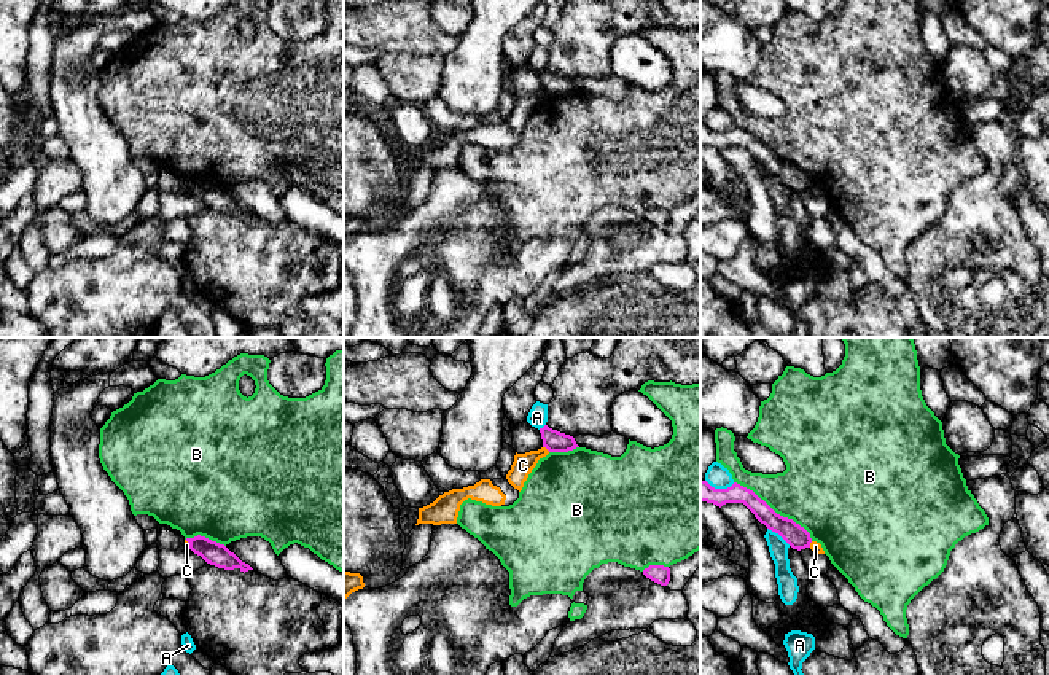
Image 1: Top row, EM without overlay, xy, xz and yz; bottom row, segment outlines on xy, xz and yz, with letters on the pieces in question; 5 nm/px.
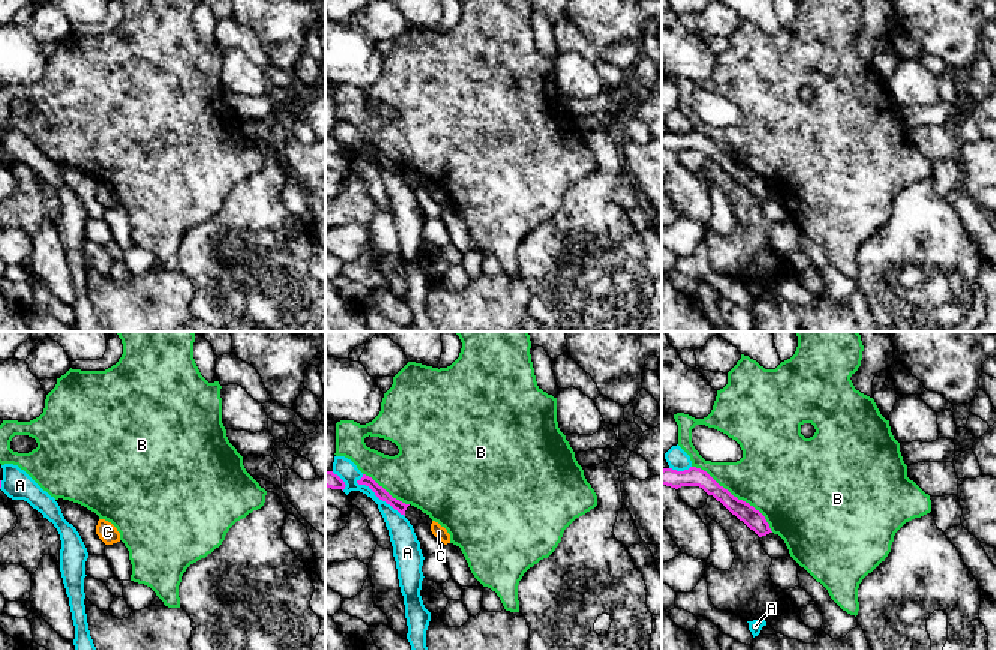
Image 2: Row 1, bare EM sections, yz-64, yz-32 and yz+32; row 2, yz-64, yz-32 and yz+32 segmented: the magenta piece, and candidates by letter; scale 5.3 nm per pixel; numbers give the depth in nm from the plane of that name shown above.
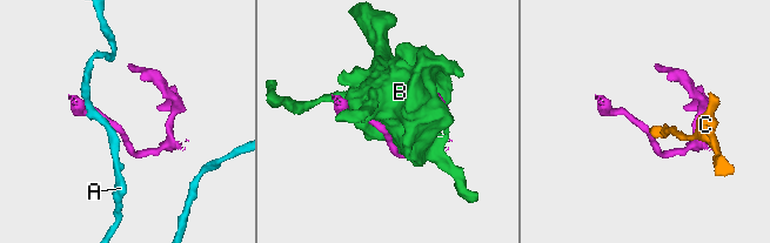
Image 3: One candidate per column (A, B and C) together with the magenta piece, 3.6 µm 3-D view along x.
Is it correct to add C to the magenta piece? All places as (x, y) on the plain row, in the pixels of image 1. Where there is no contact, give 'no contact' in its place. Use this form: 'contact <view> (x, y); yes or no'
contact xz (546, 91); no

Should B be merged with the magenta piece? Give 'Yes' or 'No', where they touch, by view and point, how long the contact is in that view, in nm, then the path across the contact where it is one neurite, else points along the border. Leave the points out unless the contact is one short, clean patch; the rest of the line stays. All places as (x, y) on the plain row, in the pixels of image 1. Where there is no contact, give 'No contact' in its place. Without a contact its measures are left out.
No. Touches magenta at yz (774, 155). Shared border 500 nm

